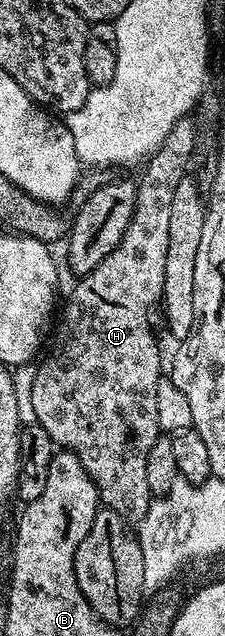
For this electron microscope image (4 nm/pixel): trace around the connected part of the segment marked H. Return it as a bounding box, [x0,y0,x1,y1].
[31,118,198,518]

